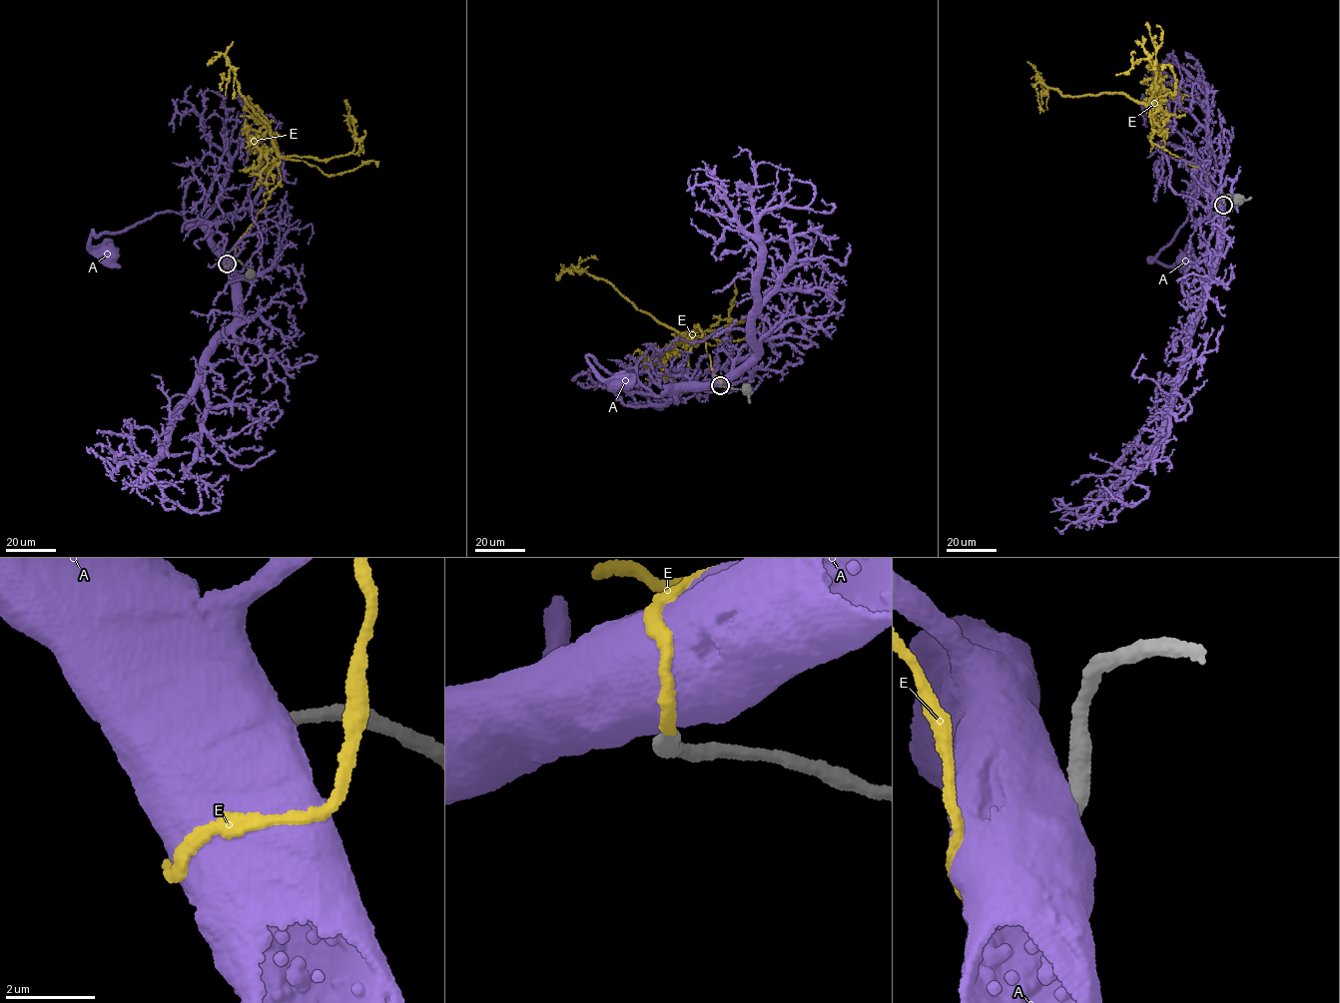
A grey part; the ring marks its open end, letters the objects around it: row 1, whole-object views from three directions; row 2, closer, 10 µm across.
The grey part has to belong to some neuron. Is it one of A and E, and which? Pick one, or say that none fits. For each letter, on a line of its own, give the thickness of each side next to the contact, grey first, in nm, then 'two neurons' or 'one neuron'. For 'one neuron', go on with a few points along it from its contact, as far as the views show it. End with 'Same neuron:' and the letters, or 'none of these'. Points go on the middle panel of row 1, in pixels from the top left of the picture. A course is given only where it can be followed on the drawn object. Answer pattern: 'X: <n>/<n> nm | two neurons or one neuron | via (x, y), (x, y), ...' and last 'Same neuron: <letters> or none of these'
A: 480/850 nm | two neurons
E: 360/190 nm | one neuron | via (720, 385), (723, 376), (712, 374), (698, 325), (681, 334), (656, 320), (608, 282), (577, 271), (581, 260)
Same neuron: E

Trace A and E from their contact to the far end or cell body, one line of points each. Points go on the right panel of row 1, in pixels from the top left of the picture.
A: (1223, 204), (1204, 183), (1194, 188), (1185, 221), (1156, 256), (1148, 258), (1185, 266), (1184, 261)
E: (1223, 205), (1218, 210), (1201, 170), (1151, 143), (1147, 106), (1122, 94), (1063, 96), (1041, 83), (1038, 110)

